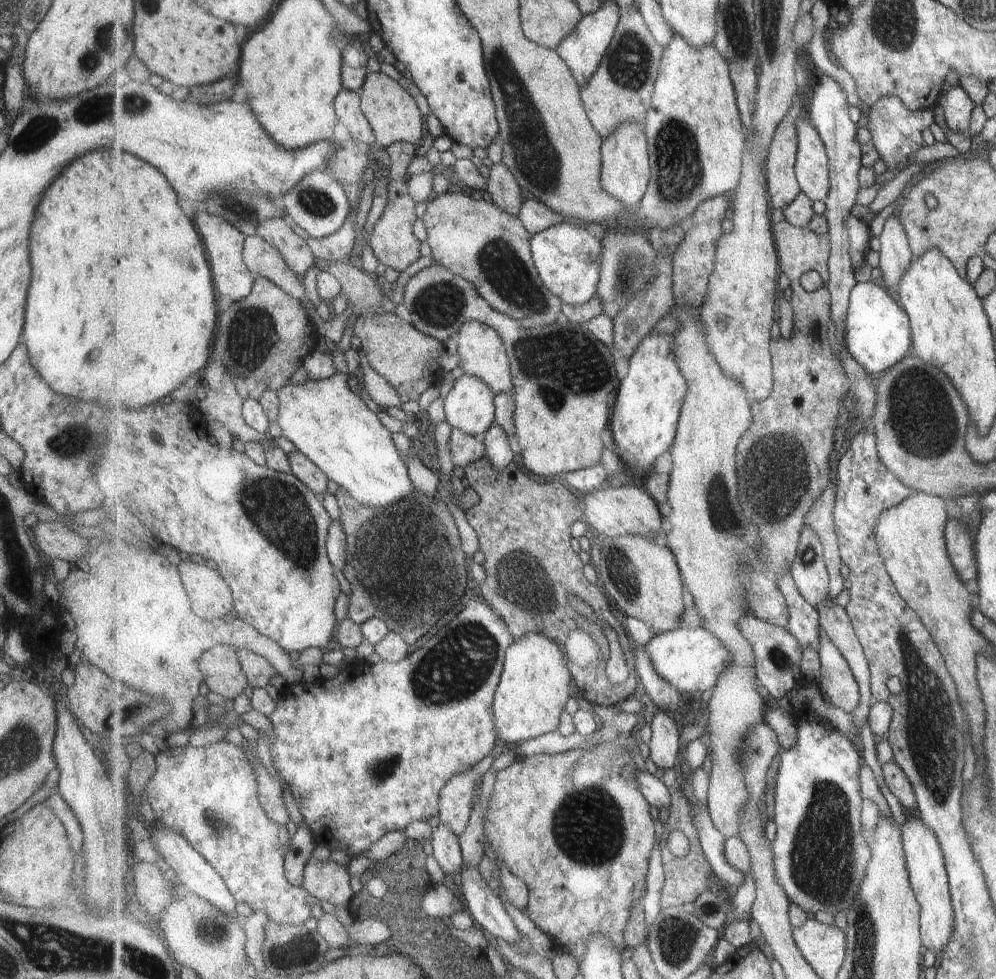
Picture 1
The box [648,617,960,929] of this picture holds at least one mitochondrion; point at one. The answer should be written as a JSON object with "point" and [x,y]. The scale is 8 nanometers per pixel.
{"point":[822,858]}

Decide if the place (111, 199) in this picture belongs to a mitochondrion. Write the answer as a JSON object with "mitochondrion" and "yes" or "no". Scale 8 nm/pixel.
{"mitochondrion":"no"}

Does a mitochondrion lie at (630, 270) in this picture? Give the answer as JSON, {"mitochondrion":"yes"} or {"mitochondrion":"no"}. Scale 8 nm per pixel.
{"mitochondrion":"yes"}

